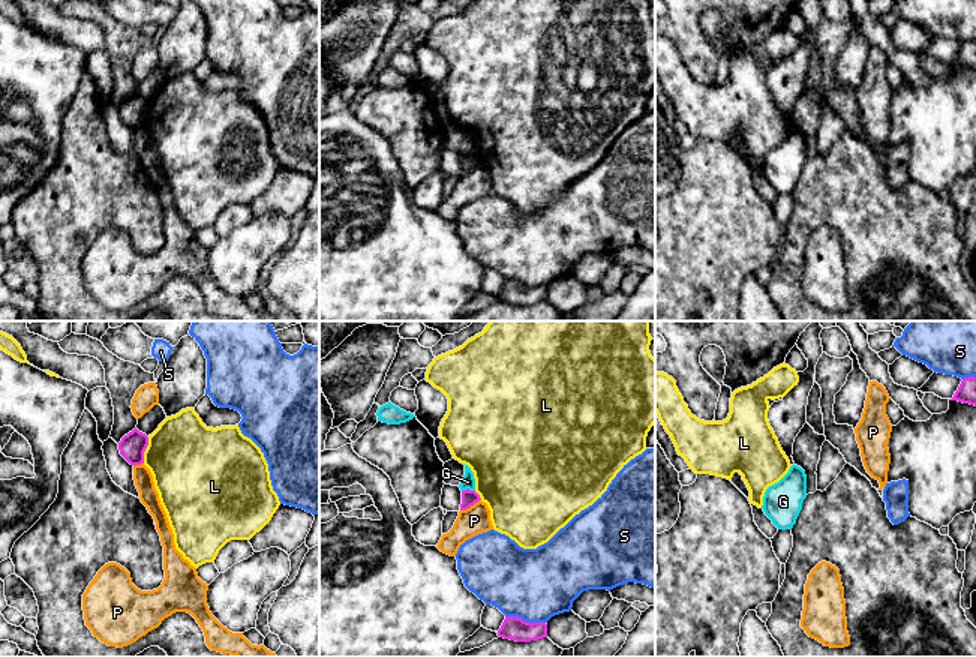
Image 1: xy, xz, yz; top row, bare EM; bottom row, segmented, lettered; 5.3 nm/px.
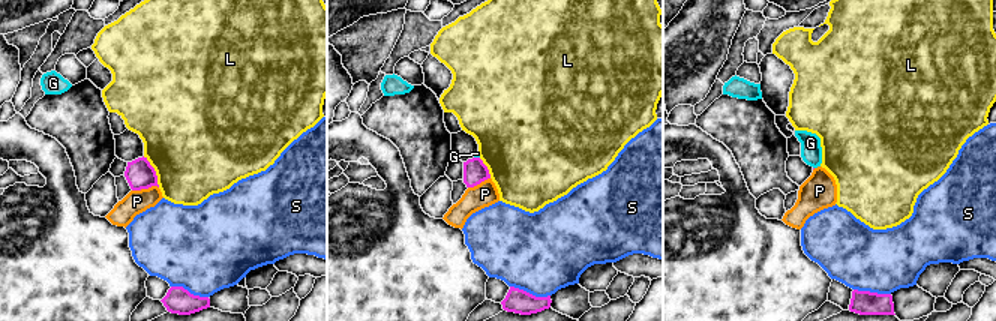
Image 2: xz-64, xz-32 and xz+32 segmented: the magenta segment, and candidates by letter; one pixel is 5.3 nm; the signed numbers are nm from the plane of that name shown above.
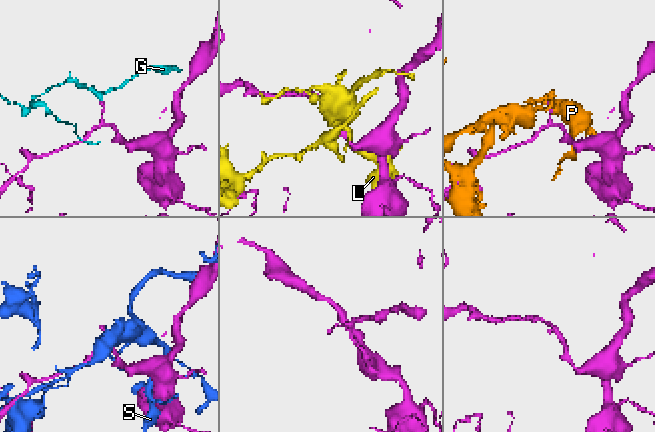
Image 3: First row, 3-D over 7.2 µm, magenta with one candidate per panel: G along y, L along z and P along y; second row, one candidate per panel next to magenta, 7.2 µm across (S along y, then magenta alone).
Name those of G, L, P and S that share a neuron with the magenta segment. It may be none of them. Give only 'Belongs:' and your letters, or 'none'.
Belongs: none

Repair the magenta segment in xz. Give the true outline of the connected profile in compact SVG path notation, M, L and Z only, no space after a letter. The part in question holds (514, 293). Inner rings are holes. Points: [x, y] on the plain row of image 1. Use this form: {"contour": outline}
{"contour": "M505 280L498 300L516 306L531 306L547 302L546 286L526 286L517 280Z"}

